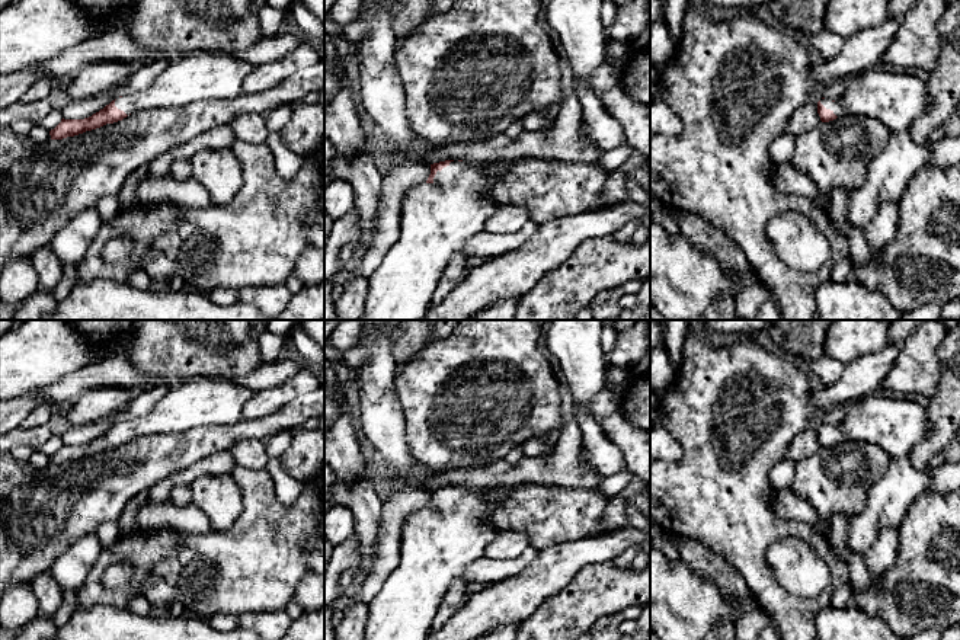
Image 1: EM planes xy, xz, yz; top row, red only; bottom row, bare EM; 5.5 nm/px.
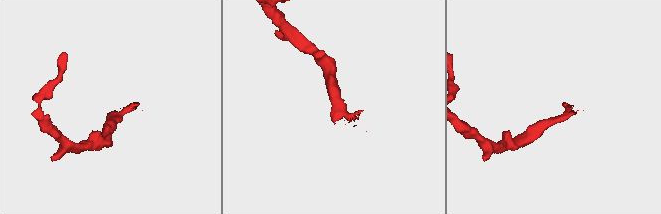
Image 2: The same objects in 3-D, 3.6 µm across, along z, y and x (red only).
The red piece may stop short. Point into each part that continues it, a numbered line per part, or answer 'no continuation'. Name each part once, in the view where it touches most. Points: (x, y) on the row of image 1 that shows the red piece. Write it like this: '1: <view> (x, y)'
1: xz (438, 218)

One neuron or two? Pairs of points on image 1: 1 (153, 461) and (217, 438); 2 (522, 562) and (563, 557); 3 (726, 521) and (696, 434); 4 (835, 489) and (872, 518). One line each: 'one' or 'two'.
1: one
2: two
3: one
4: two

